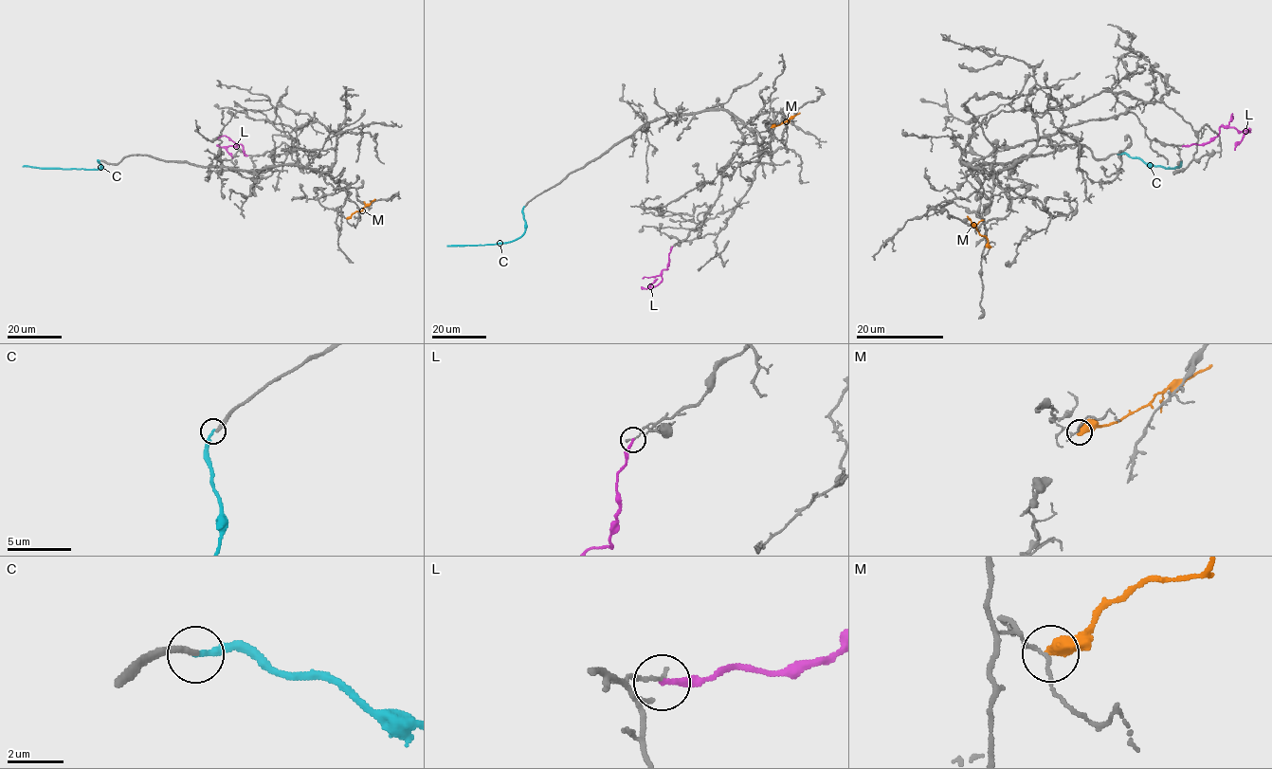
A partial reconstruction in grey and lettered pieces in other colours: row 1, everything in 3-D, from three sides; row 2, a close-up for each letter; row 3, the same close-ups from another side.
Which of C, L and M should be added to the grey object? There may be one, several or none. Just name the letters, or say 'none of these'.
C

